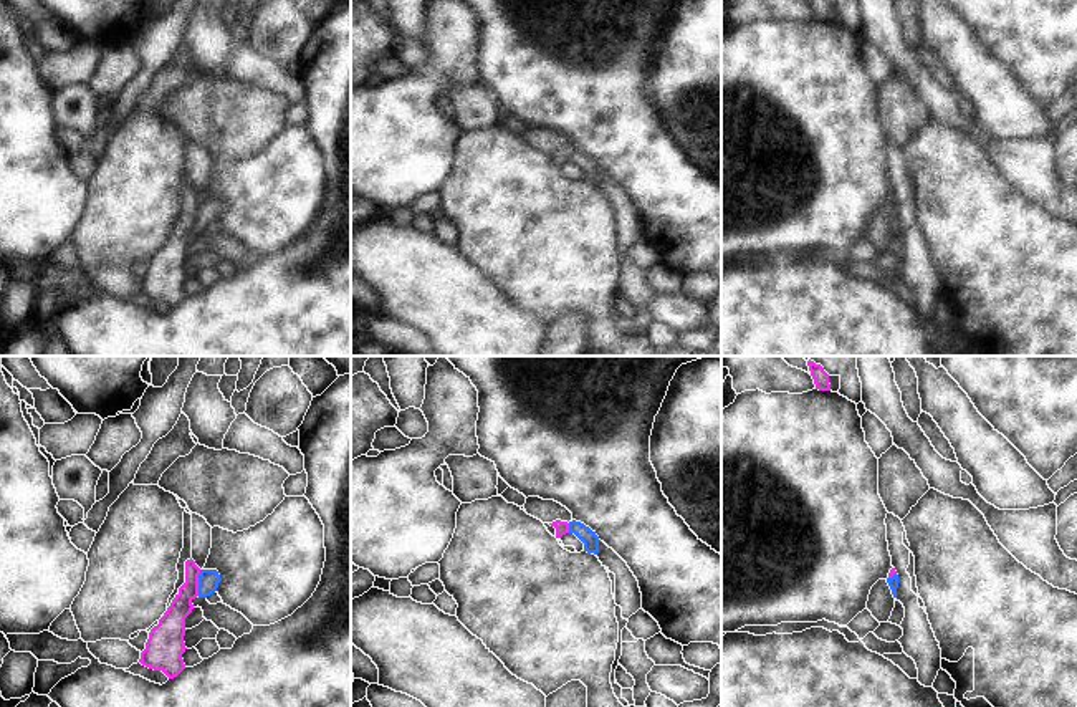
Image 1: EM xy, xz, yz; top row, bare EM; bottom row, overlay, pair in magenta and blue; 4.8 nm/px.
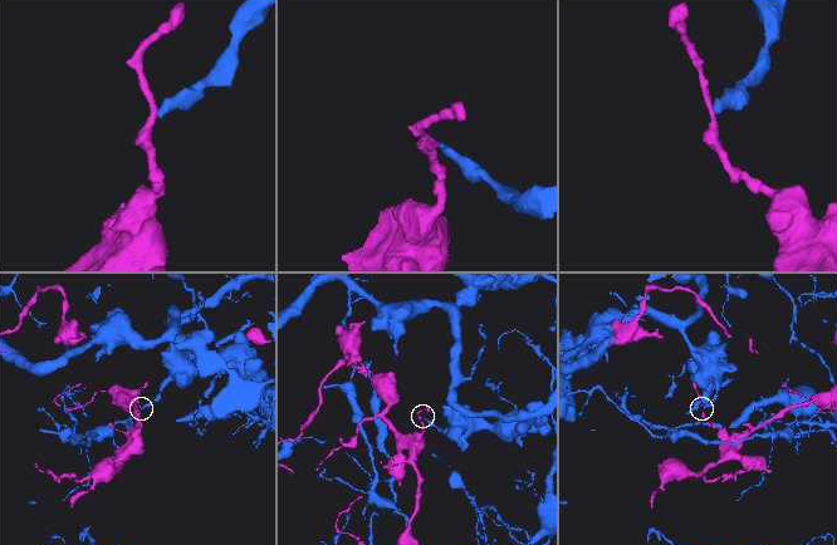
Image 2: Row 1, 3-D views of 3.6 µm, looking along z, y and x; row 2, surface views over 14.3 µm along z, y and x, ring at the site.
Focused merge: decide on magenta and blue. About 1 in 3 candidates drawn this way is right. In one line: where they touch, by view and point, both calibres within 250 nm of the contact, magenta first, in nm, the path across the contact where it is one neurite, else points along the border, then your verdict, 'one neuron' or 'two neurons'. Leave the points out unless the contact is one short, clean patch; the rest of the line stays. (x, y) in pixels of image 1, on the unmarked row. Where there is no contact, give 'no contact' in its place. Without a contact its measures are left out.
contact xy (197, 212); calibres 130 and 100 nm; border xy (201, 199), (197, 224); two neurons

